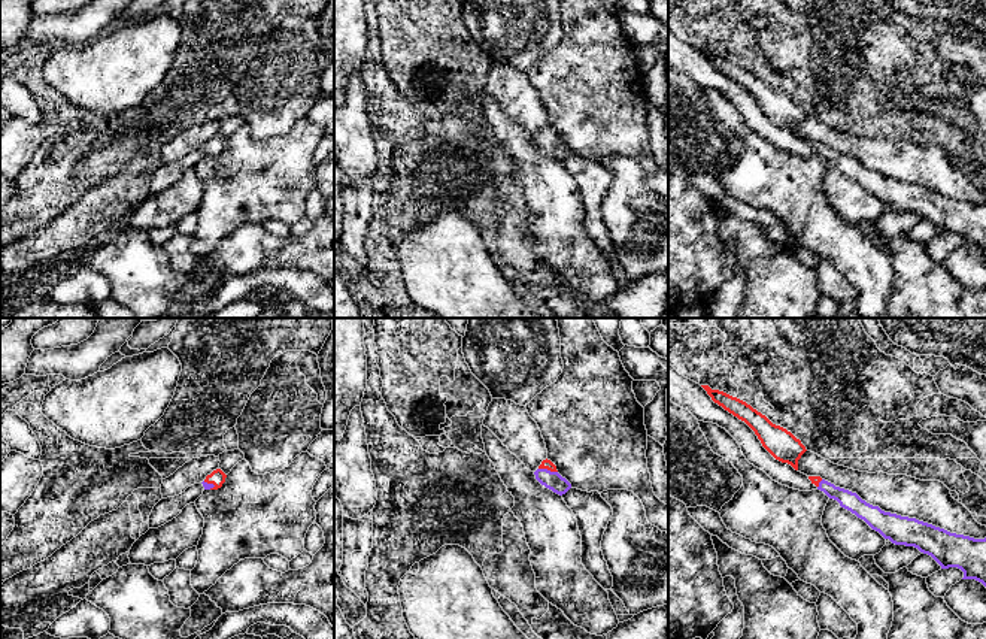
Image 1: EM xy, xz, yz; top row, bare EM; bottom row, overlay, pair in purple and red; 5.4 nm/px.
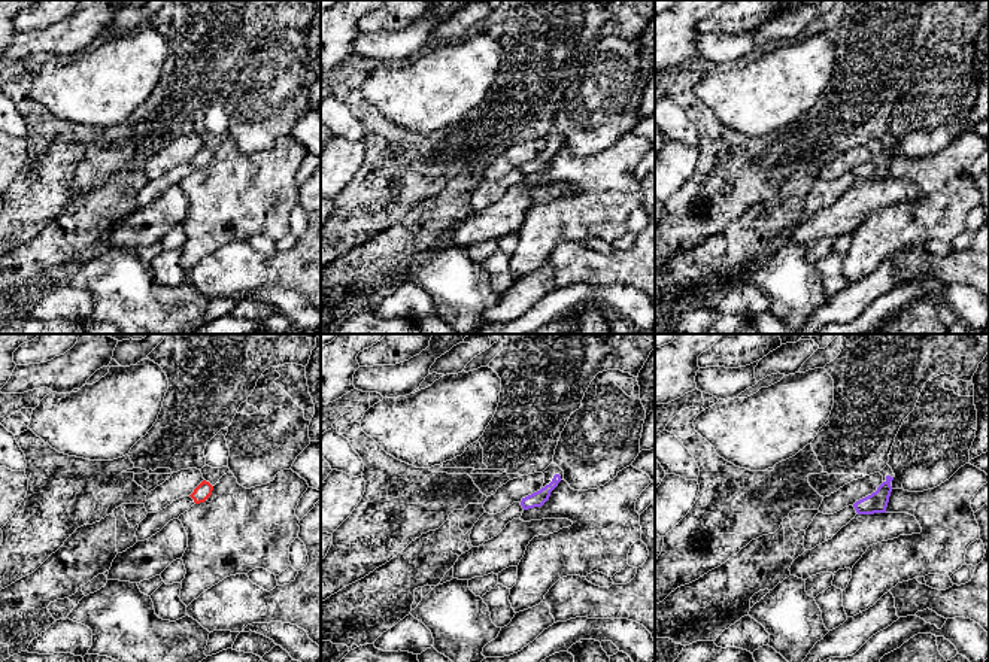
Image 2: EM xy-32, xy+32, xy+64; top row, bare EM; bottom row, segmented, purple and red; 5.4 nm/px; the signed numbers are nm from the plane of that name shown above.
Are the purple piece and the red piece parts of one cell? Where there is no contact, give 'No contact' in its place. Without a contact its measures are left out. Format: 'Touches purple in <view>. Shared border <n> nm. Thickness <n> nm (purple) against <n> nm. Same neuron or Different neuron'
Touches purple in xz. Shared border 110 nm. Thickness 100 nm (purple) against 50 nm. Same neuron

